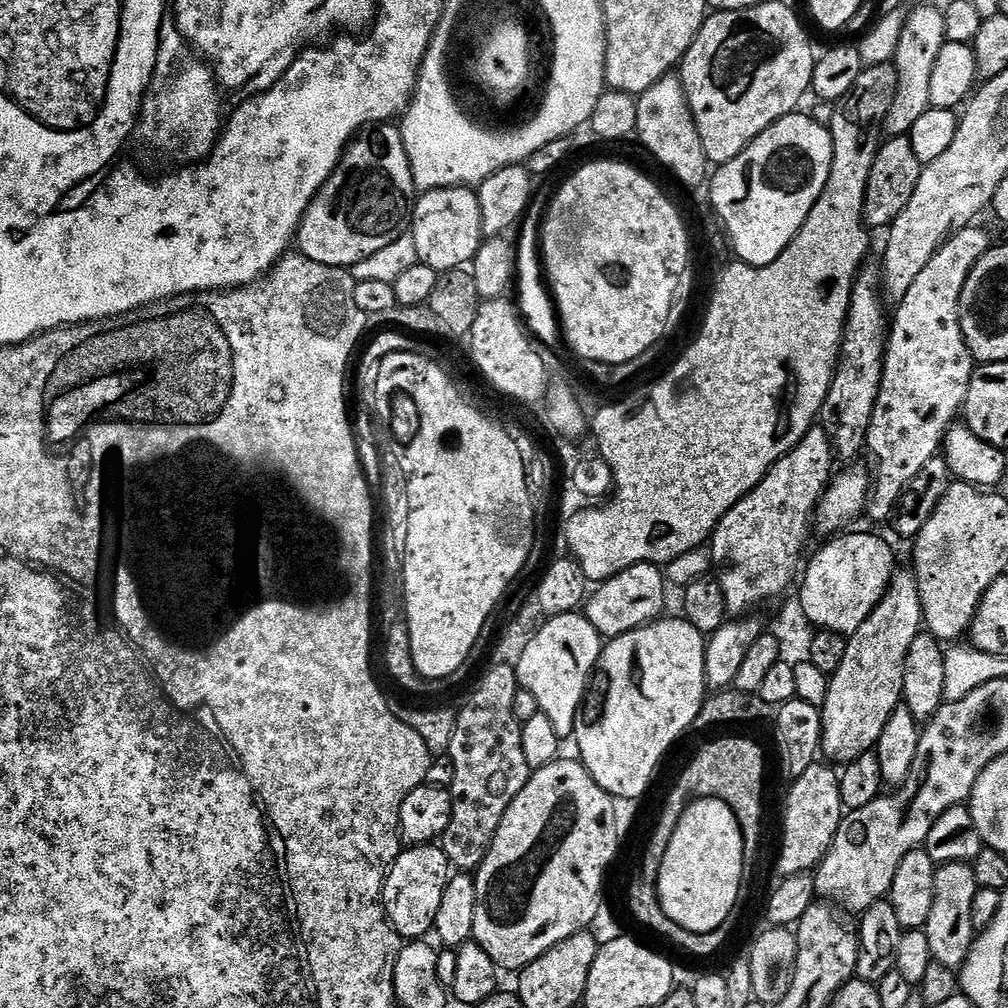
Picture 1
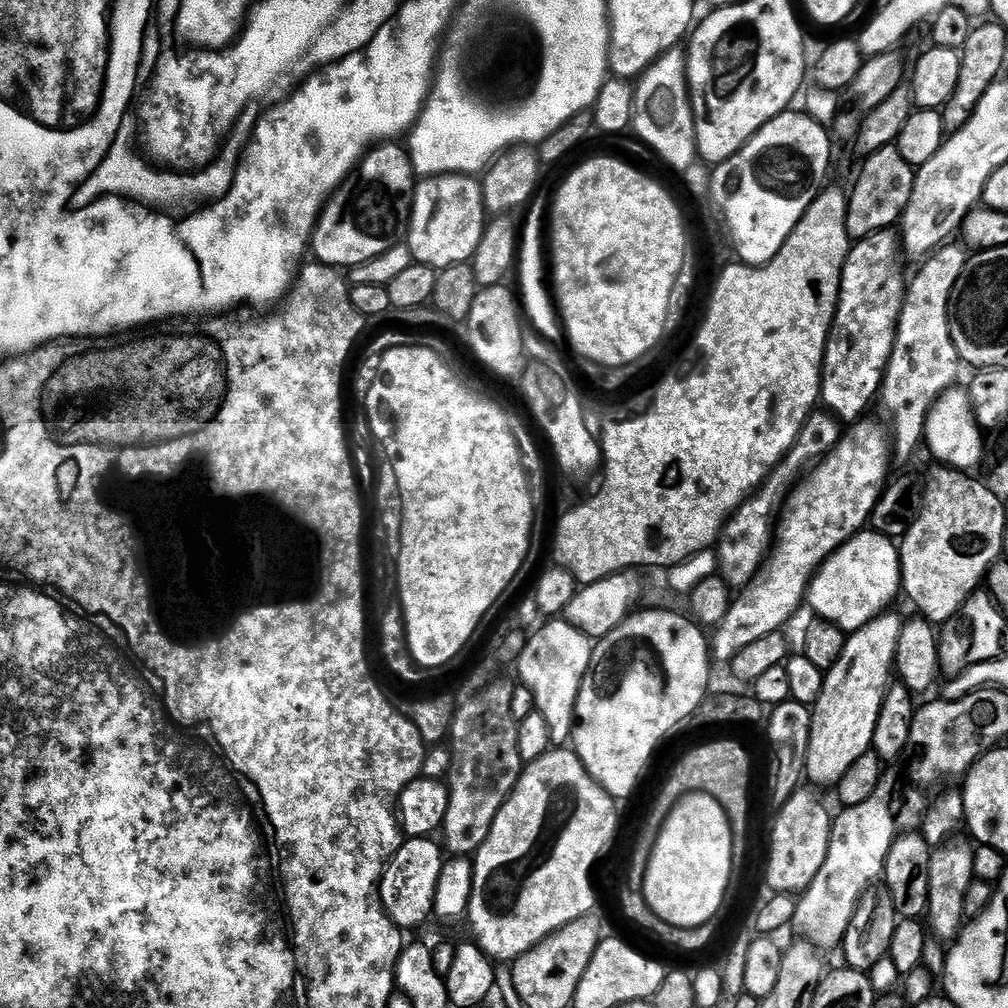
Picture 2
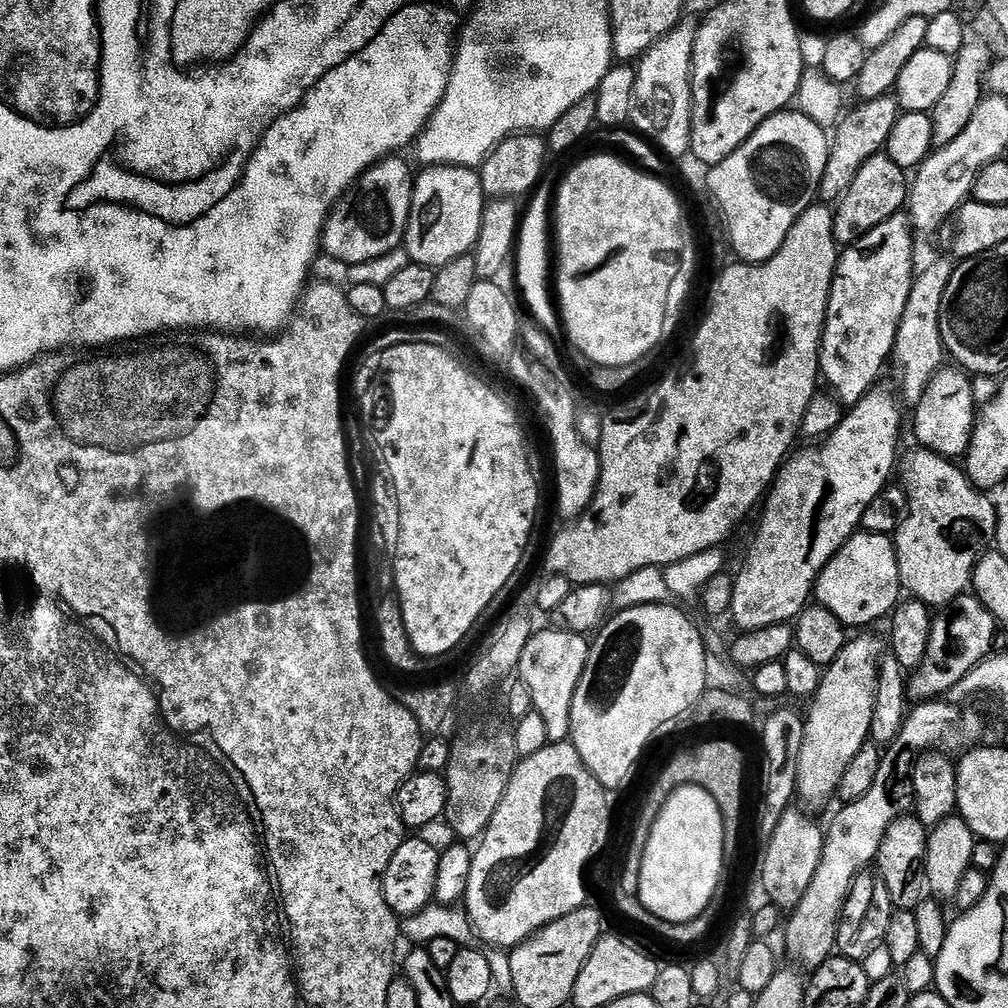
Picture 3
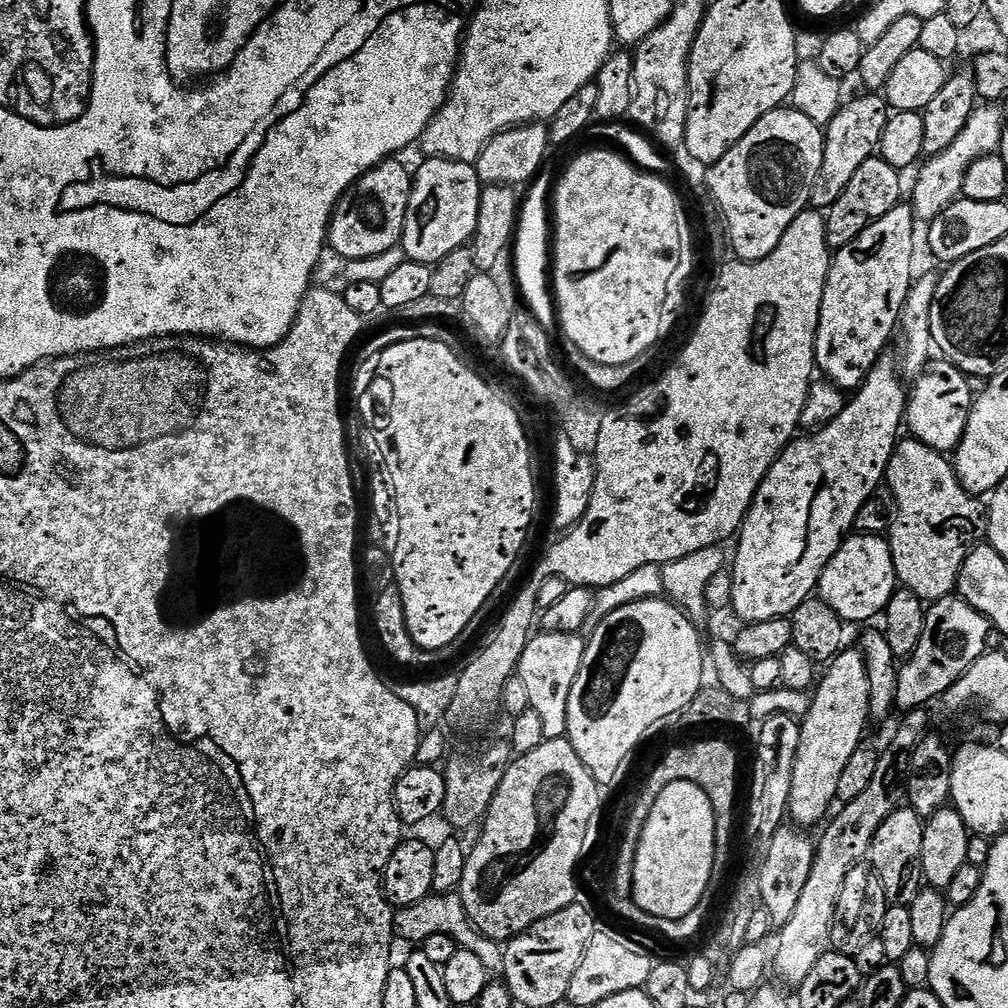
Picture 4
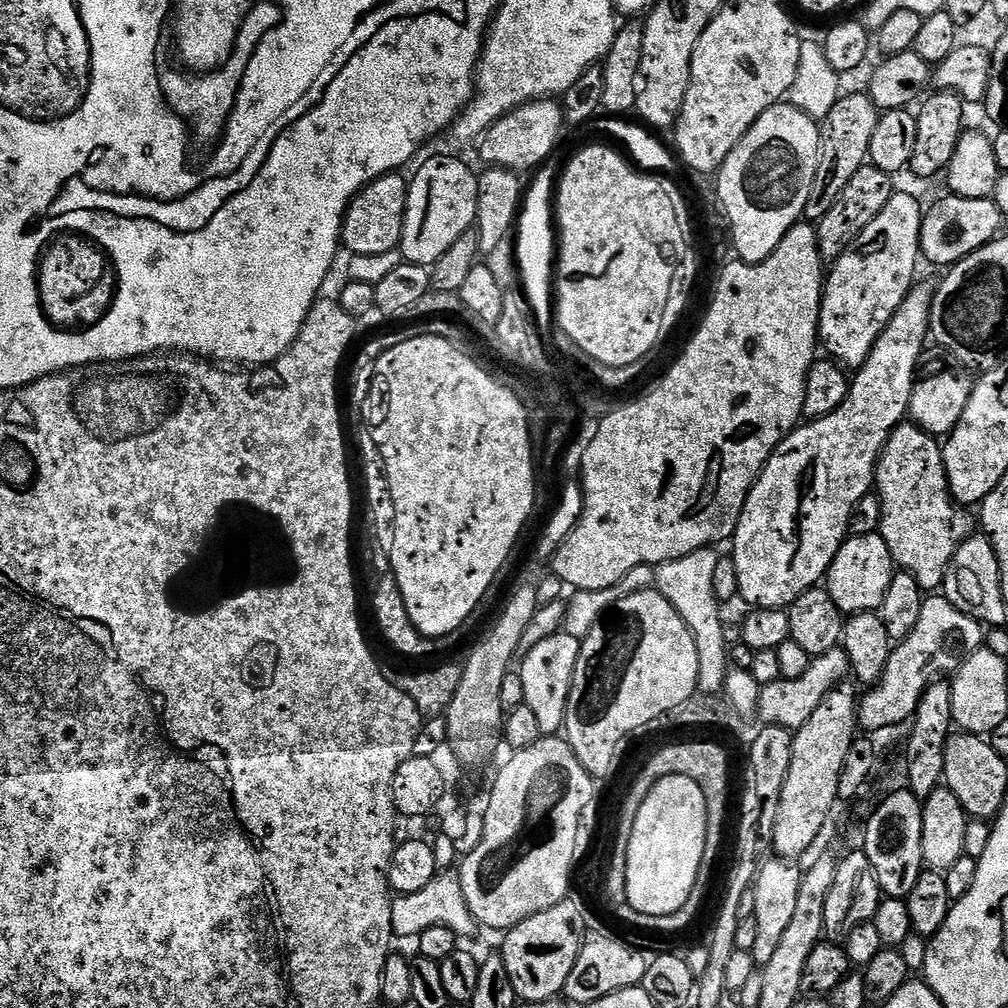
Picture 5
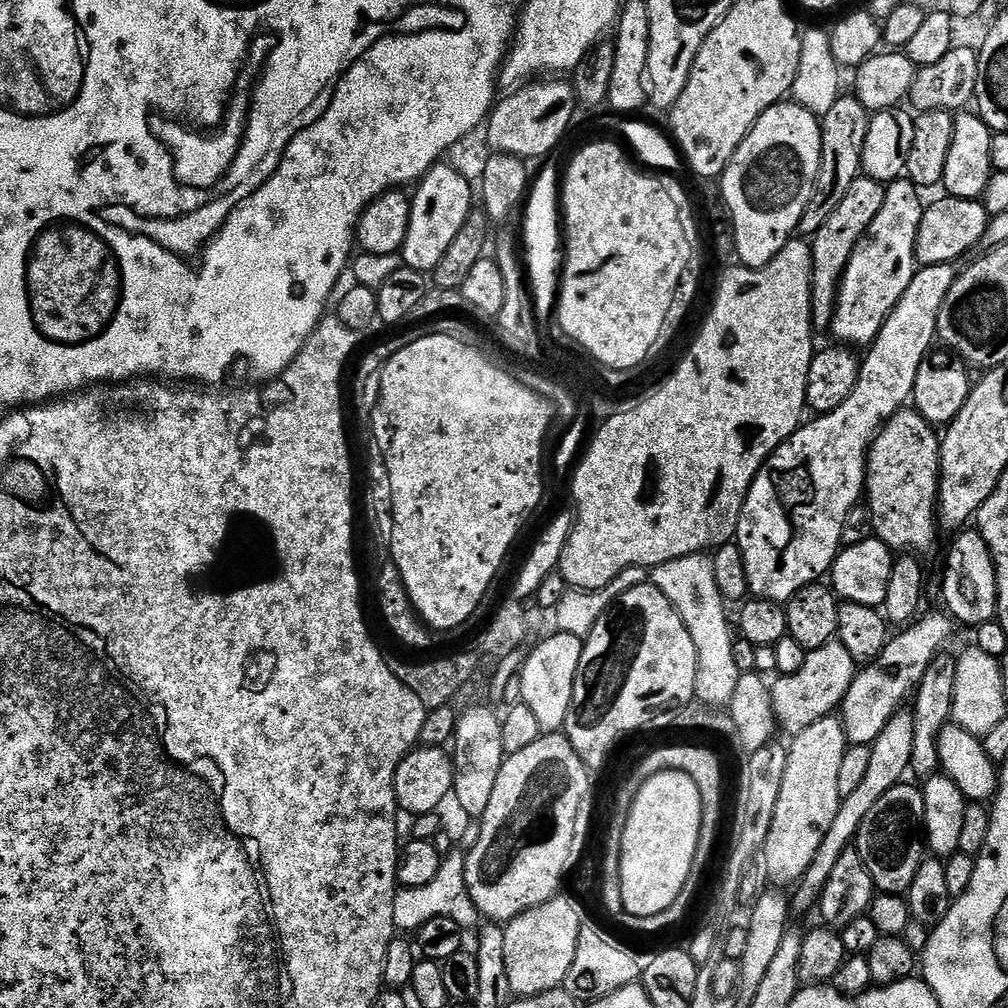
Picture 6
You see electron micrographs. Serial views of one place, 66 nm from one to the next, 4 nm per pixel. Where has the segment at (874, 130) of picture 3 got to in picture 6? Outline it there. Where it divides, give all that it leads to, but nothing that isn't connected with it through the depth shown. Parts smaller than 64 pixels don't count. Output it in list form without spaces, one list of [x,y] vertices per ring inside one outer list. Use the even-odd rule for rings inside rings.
[[[844,94],[834,102],[830,112],[820,120],[820,133],[822,134],[822,158],[818,178],[814,182],[814,194],[810,194],[810,202],[806,202],[806,210],[802,210],[799,235],[811,238],[822,230],[822,225],[830,219],[842,202],[846,190],[862,174],[864,163],[862,154],[866,146],[866,134],[872,121],[872,116],[866,106],[856,99],[855,95]]]

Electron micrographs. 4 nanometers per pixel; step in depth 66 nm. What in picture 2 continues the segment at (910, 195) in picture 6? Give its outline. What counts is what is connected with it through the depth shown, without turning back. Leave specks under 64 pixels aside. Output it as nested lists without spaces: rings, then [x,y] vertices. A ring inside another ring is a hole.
[[[885,230],[882,232],[875,232],[874,235],[866,237],[864,240],[858,240],[853,243],[852,248],[848,252],[848,257],[844,263],[844,269],[842,270],[842,282],[840,283],[840,297],[838,298],[838,306],[836,307],[836,313],[832,319],[832,329],[828,335],[828,341],[826,342],[826,350],[824,351],[824,374],[822,377],[822,383],[820,385],[820,395],[822,397],[822,404],[827,411],[831,412],[833,416],[845,425],[852,426],[857,423],[856,420],[864,411],[867,410],[871,404],[879,397],[880,386],[884,382],[884,372],[888,368],[888,359],[892,353],[892,347],[896,341],[896,324],[900,320],[900,305],[902,303],[902,297],[906,291],[905,281],[900,281],[900,274],[897,268],[894,266],[894,260],[896,258],[896,252],[898,256],[898,236],[895,231]]]

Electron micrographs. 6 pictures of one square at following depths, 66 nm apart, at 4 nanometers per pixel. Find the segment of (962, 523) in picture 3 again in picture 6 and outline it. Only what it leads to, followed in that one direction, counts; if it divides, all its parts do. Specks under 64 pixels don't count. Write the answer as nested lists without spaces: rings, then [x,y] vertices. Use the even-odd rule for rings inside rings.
[[[905,406],[895,412],[868,448],[868,469],[864,472],[866,507],[872,515],[875,539],[900,554],[921,554],[932,548],[932,535],[938,532],[938,497],[940,494],[940,441],[937,429],[922,418],[915,407]]]

